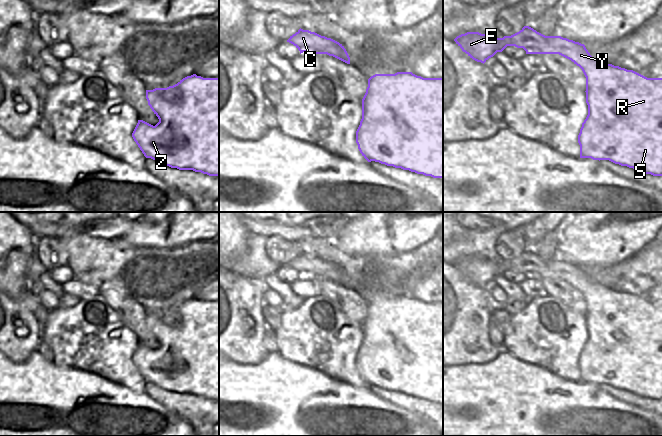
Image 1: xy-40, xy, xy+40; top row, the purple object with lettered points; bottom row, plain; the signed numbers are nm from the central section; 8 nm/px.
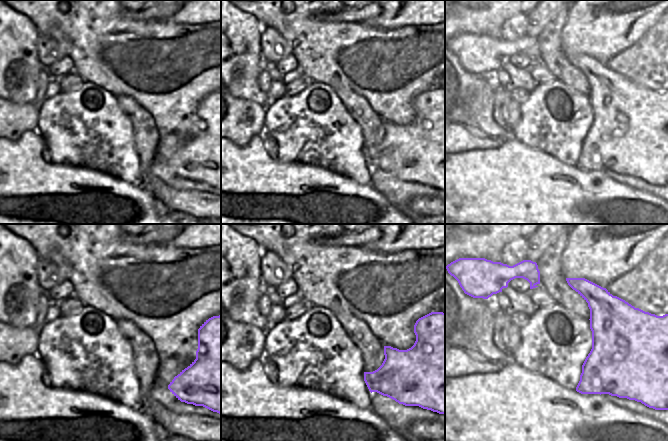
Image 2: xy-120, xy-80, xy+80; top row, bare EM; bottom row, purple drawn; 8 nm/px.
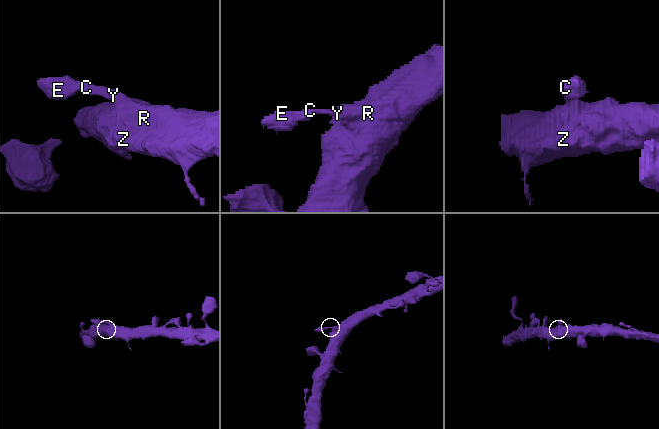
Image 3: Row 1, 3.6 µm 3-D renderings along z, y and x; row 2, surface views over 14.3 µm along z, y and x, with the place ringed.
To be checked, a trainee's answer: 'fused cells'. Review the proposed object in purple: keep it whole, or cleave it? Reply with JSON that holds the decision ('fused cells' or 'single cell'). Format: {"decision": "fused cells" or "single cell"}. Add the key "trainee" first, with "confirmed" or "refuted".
{"trainee": "refuted", "decision": "single cell"}

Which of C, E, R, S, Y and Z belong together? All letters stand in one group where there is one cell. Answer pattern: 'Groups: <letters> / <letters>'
Groups: C E R S Y Z

